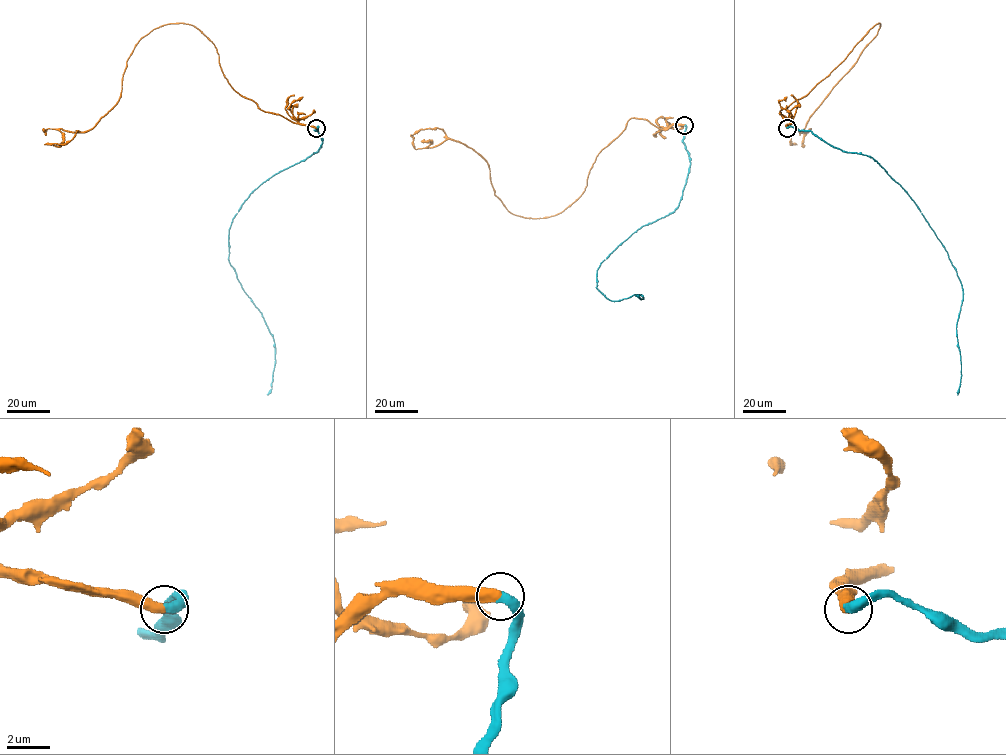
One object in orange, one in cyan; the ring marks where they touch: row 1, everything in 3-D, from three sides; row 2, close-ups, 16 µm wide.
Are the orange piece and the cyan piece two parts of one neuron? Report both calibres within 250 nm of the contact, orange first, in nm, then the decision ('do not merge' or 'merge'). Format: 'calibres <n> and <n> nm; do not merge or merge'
calibres 480 and 480 nm; merge

